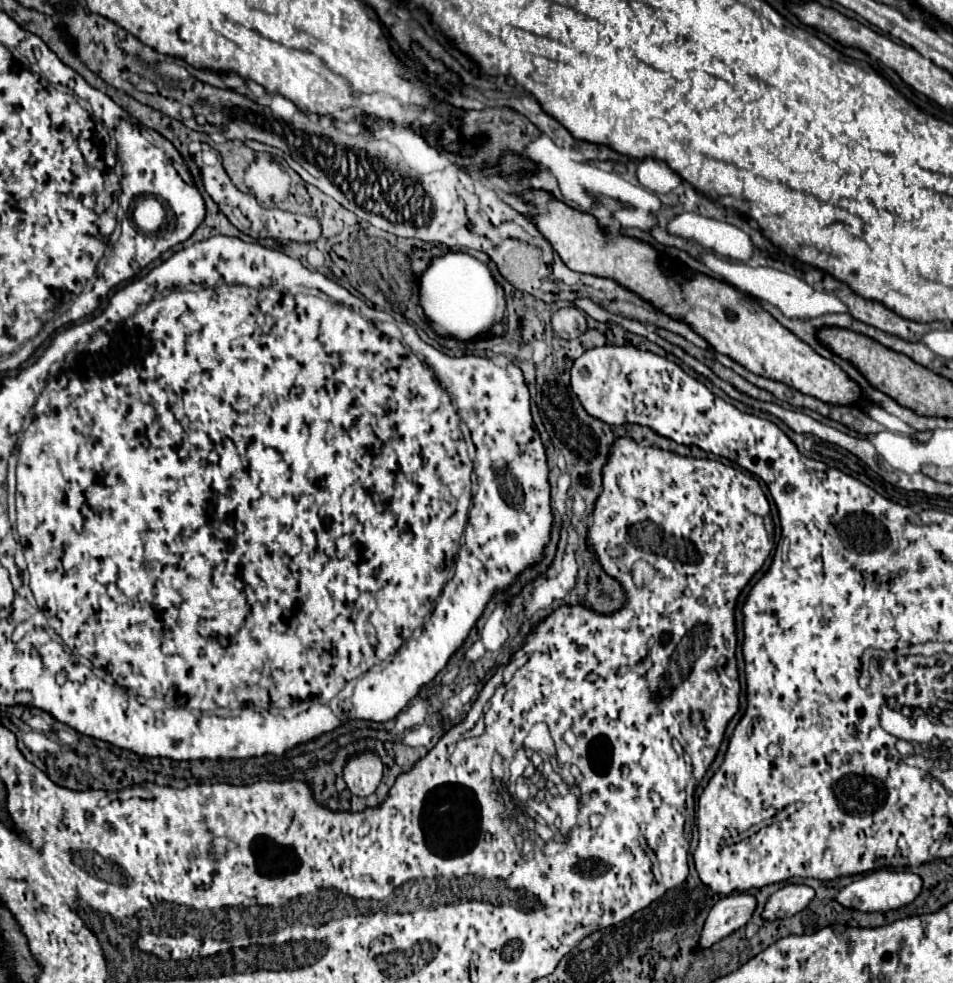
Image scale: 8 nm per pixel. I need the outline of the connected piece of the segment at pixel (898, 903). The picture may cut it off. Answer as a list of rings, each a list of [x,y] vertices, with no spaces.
[[[872,871],[838,893],[838,903],[858,911],[890,911],[912,903],[922,879],[910,871]]]

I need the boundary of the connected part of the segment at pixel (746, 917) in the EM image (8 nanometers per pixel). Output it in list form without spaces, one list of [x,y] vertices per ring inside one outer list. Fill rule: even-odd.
[[[736,893],[720,899],[706,919],[706,925],[700,935],[700,947],[710,947],[716,941],[734,933],[736,929],[744,927],[750,921],[754,909],[756,899],[750,893]]]

